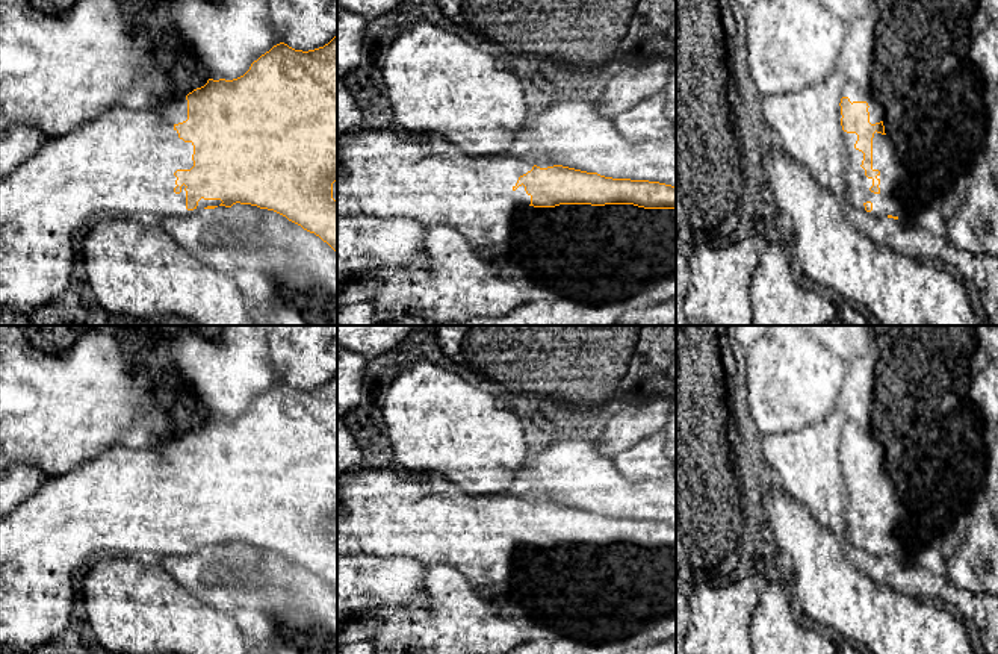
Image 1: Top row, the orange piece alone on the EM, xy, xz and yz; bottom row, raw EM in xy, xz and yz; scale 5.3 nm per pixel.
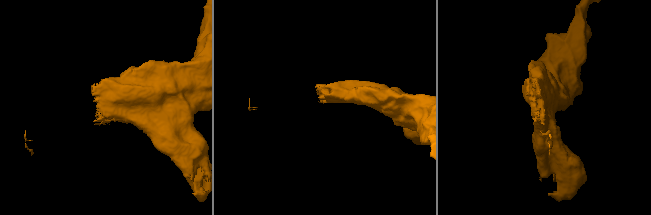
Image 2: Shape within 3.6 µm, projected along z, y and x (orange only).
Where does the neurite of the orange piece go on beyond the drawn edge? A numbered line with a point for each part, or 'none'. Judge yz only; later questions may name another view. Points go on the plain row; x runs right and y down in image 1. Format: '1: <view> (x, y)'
1: yz (891, 539)

